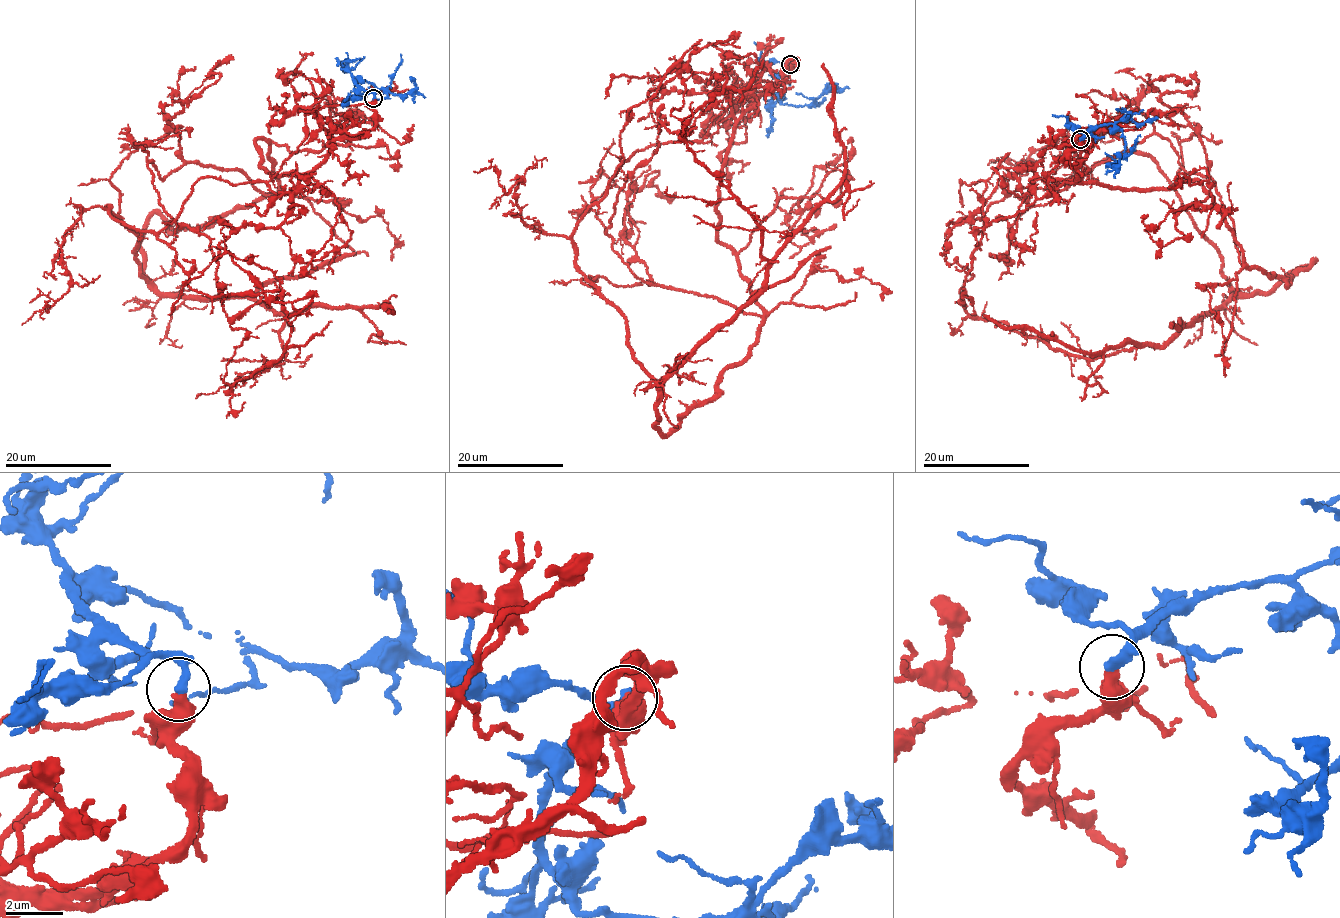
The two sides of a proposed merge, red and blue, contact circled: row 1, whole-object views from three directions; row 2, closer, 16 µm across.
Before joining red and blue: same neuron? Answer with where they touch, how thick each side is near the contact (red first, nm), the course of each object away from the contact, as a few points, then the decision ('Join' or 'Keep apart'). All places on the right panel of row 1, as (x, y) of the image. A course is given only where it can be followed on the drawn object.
Place: (1080, 139). Thickness 480 nm (red) against 360 nm. Course of red: (1081, 140), (1054, 189), (1081, 139), (1145, 153), (1222, 262), (1162, 345), (967, 312), (963, 206). Course of blue: (1081, 140), (1103, 124), (1114, 123), (1125, 144), (1125, 154), (1115, 167), (1120, 159), (1114, 153). Join

